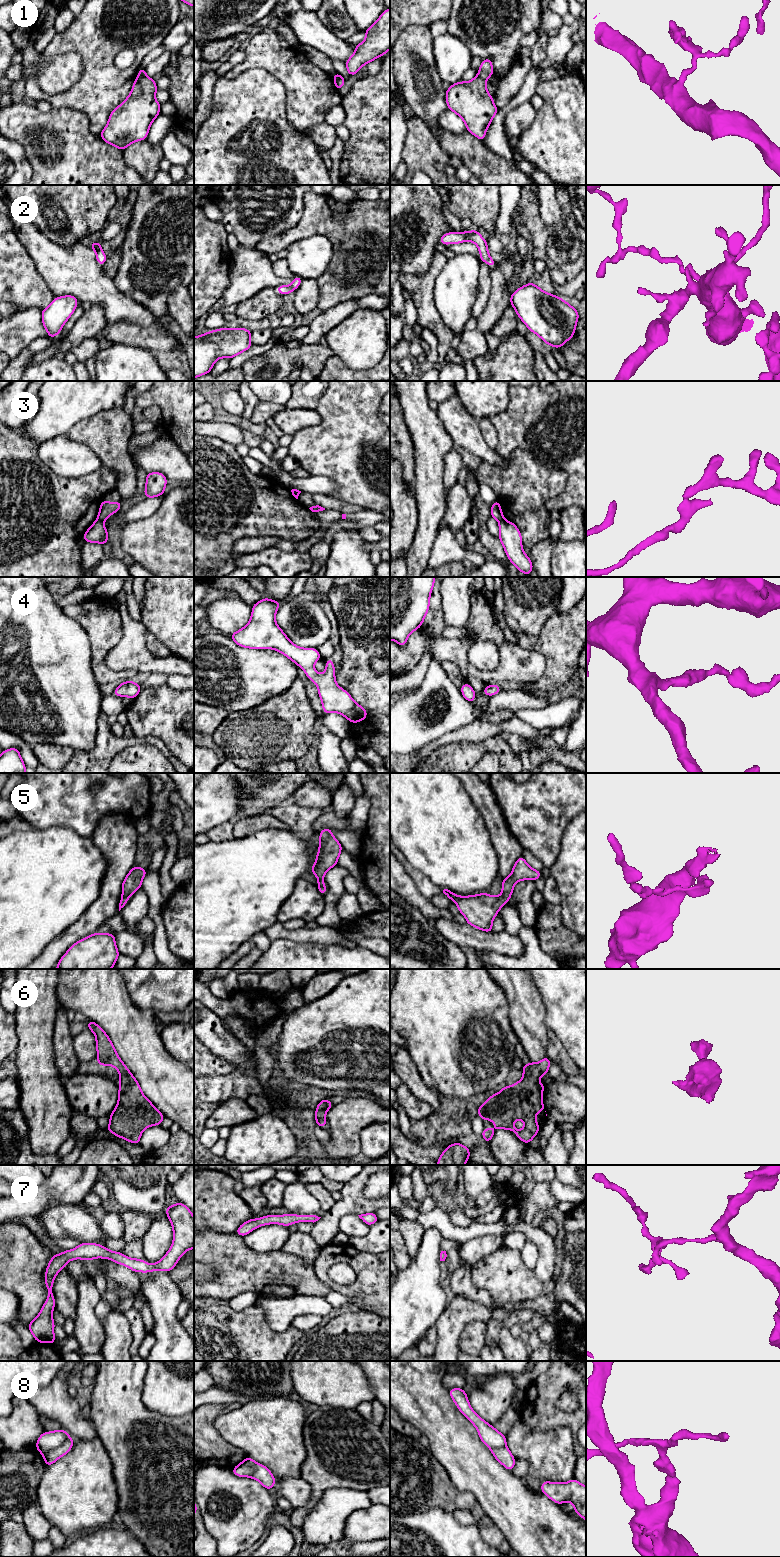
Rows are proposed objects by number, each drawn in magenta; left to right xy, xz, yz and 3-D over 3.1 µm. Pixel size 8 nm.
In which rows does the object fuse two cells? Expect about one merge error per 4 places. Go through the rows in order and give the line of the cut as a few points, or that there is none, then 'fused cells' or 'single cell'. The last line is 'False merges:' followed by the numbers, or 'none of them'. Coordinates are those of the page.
1: cut in xy along (138, 75), (147, 77); fused cells
2: no cut; single cell
3: cut in xy along (97, 518), (102, 522); fused cells
4: no cut; single cell
5: no cut; single cell
6: no cut; single cell
7: no cut; single cell
8: cut in xy along (69, 1436), (61, 1444), (43, 1454); fused cells
False merges: 1, 3, 8

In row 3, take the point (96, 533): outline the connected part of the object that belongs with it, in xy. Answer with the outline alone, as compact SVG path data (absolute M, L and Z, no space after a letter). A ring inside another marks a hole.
M97 519L84 533L83 537L85 543L101 543L104 546L108 541L108 531L104 523Z

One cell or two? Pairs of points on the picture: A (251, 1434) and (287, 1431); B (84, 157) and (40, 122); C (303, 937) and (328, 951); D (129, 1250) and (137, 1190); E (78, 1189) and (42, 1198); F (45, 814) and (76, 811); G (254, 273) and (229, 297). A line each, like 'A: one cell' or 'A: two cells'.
A: one cell
B: one cell
C: two cells
D: two cells
E: one cell
F: one cell
G: one cell

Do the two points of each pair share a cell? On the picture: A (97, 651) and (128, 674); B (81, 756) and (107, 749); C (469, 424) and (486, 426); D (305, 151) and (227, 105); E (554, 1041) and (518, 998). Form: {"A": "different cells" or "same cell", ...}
{"A": "same cell", "B": "same cell", "C": "different cells", "D": "same cell", "E": "different cells"}

